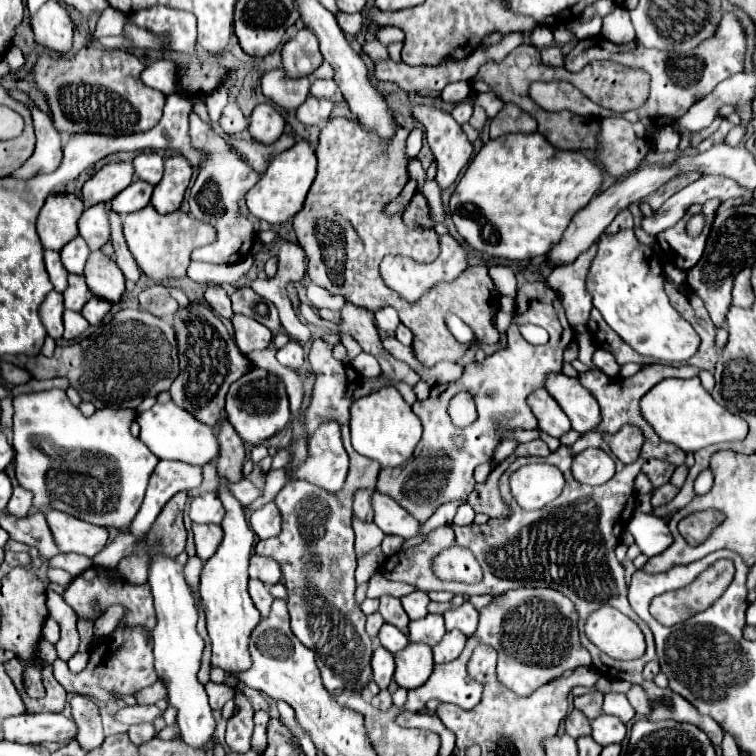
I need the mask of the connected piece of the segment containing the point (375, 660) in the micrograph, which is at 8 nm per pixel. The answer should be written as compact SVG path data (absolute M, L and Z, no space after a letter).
M377 648L373 652L371 658L371 668L373 668L373 680L377 682L377 686L383 690L389 686L393 672L395 672L395 662L393 662L393 654L387 652L385 648Z

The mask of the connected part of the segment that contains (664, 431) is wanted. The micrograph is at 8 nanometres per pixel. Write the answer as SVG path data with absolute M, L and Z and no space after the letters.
M665 378L641 398L641 414L659 438L683 448L685 452L697 452L711 444L735 442L747 436L747 422L717 404L701 386L699 378Z

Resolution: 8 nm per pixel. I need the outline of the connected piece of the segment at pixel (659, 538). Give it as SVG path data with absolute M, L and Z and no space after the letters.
M639 510L629 520L627 532L635 538L639 550L649 558L661 554L673 542L673 536L663 518L655 514L643 514Z

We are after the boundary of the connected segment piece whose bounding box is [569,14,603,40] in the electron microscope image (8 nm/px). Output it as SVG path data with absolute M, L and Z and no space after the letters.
M595 14L589 22L583 22L583 24L573 24L573 28L569 28L579 40L585 40L585 38L591 38L591 36L597 36L601 32L601 22L603 22L603 16L601 14Z

